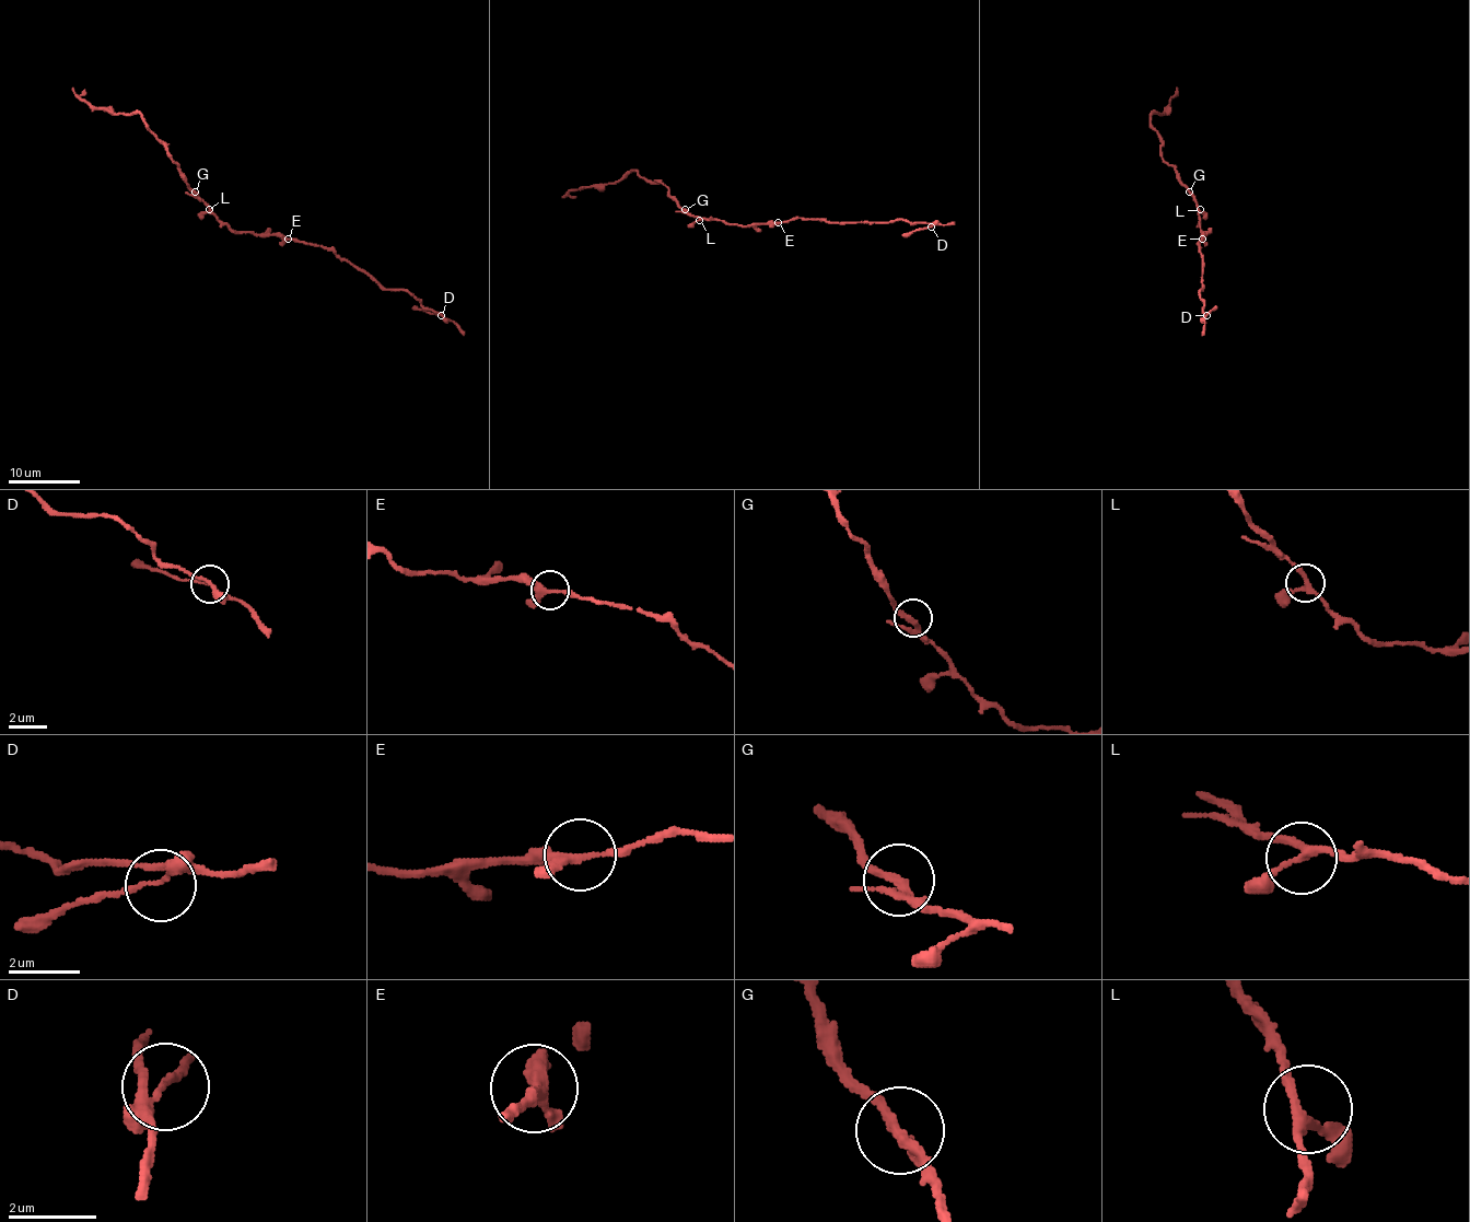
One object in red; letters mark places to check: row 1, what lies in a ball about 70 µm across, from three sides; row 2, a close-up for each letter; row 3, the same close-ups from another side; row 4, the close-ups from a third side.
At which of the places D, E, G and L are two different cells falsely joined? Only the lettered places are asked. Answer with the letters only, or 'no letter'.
no letter

